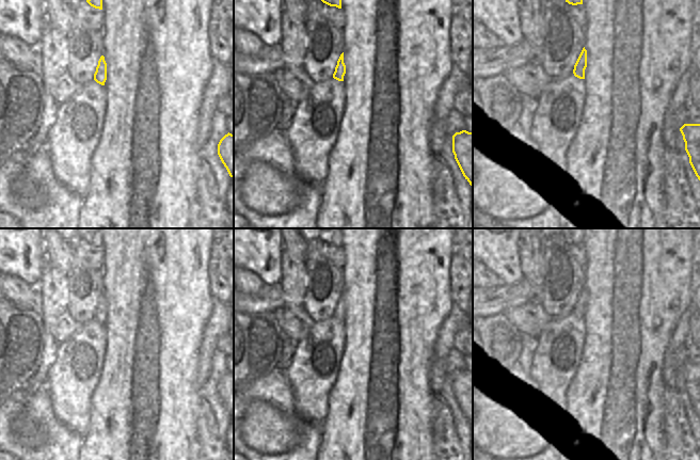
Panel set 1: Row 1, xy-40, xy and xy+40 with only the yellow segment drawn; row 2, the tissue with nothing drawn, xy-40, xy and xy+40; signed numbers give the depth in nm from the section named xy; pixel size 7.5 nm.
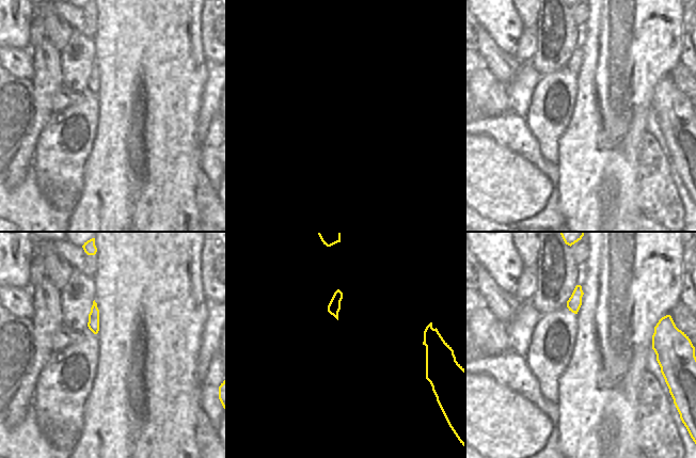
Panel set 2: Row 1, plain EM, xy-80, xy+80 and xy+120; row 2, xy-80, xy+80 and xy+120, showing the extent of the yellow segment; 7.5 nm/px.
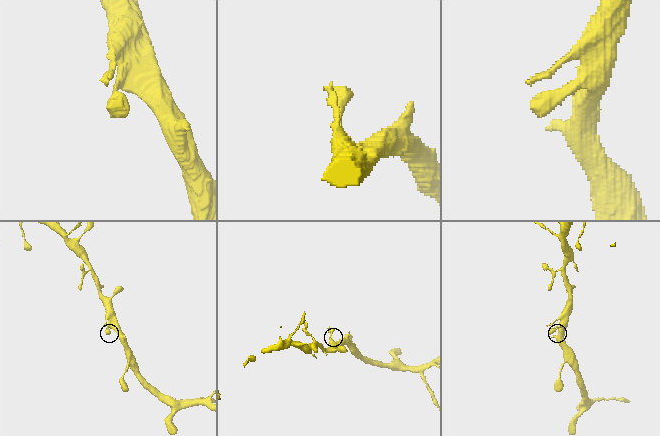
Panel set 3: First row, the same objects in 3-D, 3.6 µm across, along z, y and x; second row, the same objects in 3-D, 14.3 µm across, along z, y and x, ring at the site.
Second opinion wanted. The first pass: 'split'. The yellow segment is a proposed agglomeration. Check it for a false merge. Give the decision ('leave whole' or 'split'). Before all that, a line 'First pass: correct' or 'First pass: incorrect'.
First pass: incorrect
leave whole

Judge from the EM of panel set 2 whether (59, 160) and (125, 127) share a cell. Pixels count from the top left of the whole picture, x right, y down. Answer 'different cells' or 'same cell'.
different cells

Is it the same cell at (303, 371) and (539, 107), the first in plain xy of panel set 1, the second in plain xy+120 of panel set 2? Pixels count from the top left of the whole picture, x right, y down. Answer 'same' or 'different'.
same

